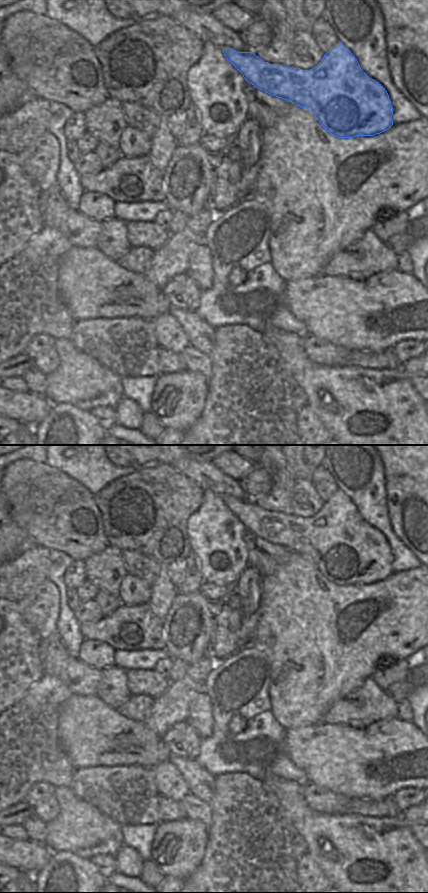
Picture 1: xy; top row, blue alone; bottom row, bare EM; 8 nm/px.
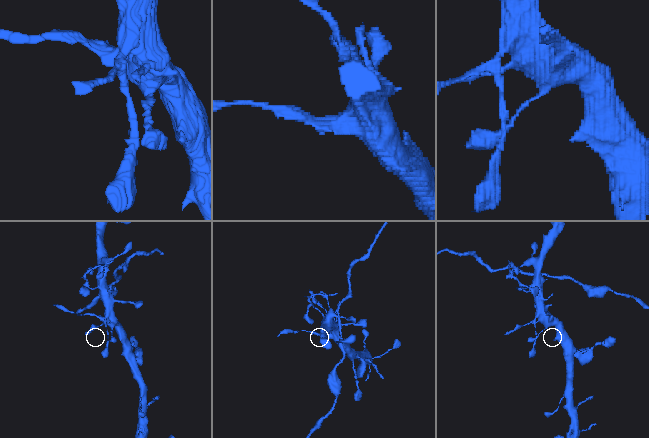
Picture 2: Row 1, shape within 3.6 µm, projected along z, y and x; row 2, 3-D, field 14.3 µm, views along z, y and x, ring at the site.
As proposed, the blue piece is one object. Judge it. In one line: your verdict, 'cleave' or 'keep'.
cleave

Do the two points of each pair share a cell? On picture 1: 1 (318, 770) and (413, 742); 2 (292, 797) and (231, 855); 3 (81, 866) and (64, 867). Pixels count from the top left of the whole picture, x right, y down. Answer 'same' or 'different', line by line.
1: same
2: different
3: same

